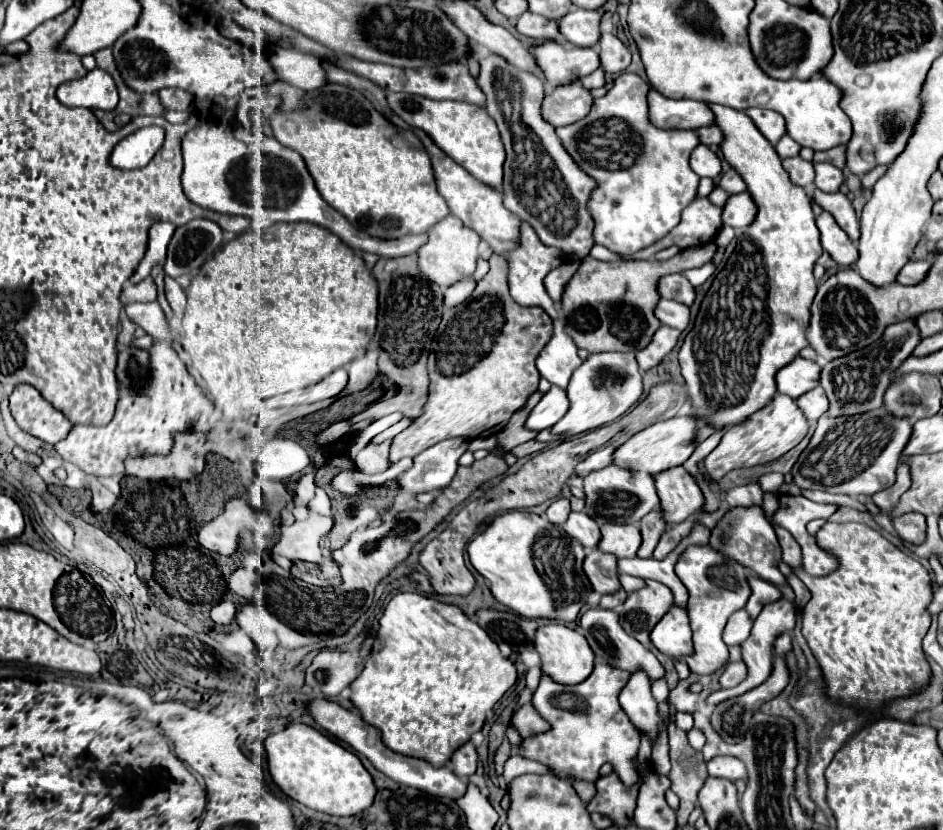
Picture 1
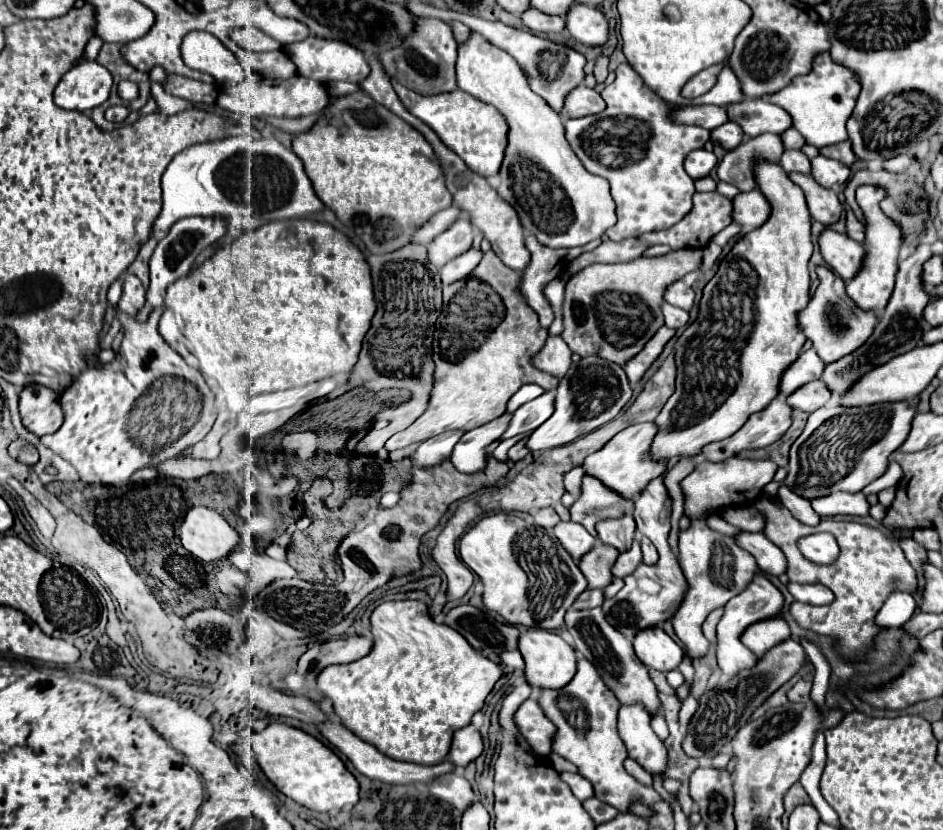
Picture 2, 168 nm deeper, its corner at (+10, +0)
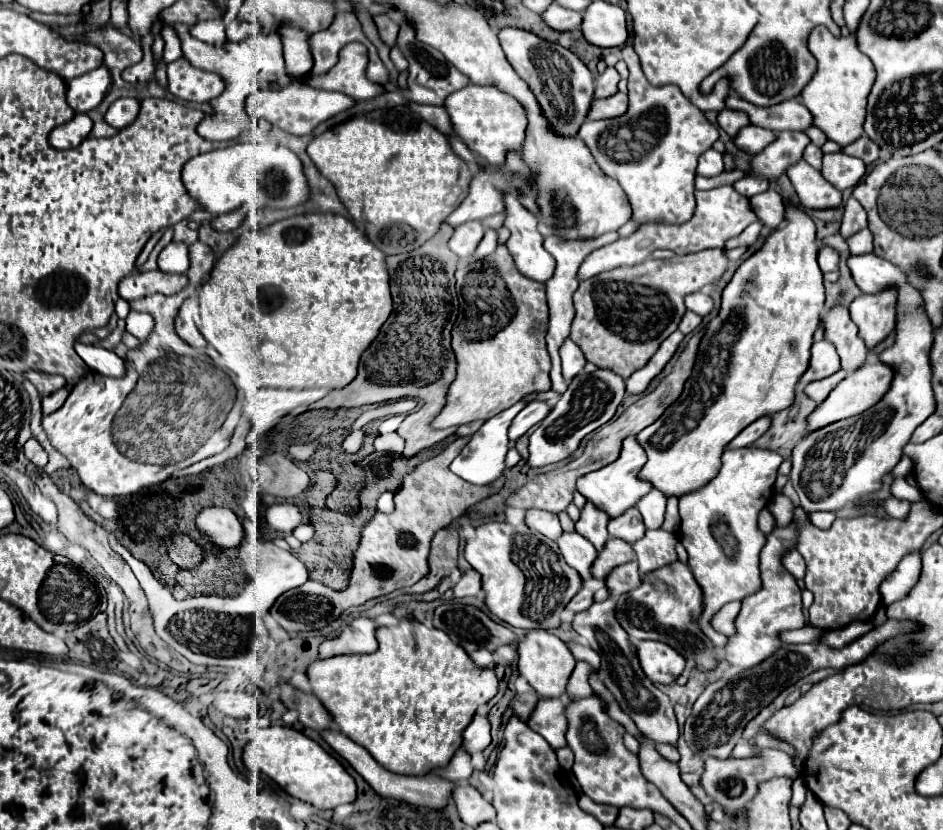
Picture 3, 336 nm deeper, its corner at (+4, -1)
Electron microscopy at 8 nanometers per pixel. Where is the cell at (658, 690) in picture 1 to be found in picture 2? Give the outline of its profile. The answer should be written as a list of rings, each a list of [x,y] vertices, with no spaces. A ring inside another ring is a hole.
[[[660,712],[652,714],[652,728],[654,728],[654,732],[658,734],[658,738],[660,738],[660,740],[664,740],[664,738],[668,736],[668,728],[666,728],[666,722],[664,722],[664,716],[662,716]]]

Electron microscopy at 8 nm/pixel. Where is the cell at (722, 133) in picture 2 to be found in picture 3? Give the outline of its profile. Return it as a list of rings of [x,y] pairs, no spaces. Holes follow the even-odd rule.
[[[748,125],[744,127],[744,131],[740,131],[740,135],[734,137],[734,143],[738,149],[746,151],[746,153],[760,153],[764,151],[770,143],[776,141],[776,133],[764,127],[756,127],[756,125]]]

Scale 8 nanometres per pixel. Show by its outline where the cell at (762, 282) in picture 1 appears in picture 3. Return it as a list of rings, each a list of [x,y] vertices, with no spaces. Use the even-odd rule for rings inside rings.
[[[786,203],[786,221],[782,227],[778,227],[768,239],[766,243],[762,245],[762,249],[758,249],[750,259],[746,259],[734,273],[732,281],[726,285],[724,293],[722,293],[722,307],[720,307],[720,313],[716,319],[712,319],[706,327],[706,335],[702,337],[702,343],[700,343],[700,351],[698,351],[698,361],[696,361],[696,367],[688,379],[688,383],[684,385],[684,393],[682,397],[664,411],[664,415],[652,423],[650,427],[642,429],[638,435],[636,435],[636,441],[642,445],[642,449],[646,451],[648,455],[648,461],[644,463],[644,467],[640,469],[638,473],[638,479],[644,479],[648,481],[654,489],[662,491],[666,497],[682,497],[686,493],[692,493],[700,487],[704,487],[706,483],[710,483],[716,473],[720,471],[720,457],[722,457],[722,451],[726,449],[726,445],[730,443],[730,439],[734,439],[746,425],[750,425],[754,419],[760,419],[760,417],[766,417],[766,415],[774,415],[786,407],[790,407],[794,403],[794,387],[796,383],[800,381],[800,377],[804,375],[804,371],[808,369],[808,361],[810,361],[810,347],[812,347],[812,335],[818,327],[818,321],[820,321],[820,311],[824,307],[824,285],[822,285],[822,271],[818,267],[818,261],[816,261],[816,253],[818,253],[818,247],[814,243],[816,239],[816,227],[814,227],[814,221],[808,217],[806,211],[802,209],[796,209],[792,207],[790,203]]]

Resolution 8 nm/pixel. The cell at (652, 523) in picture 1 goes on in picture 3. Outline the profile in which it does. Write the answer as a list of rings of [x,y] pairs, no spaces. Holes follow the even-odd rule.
[[[626,563],[616,567],[606,579],[604,579],[610,597],[620,597],[622,593],[628,593],[632,589],[636,589],[642,583],[642,577],[638,573],[638,563]]]

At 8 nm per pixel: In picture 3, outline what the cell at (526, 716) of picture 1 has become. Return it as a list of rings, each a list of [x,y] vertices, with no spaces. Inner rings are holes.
[[[540,699],[536,705],[536,711],[532,713],[532,719],[528,721],[528,727],[536,733],[540,733],[554,749],[566,747],[566,707],[560,699]]]

